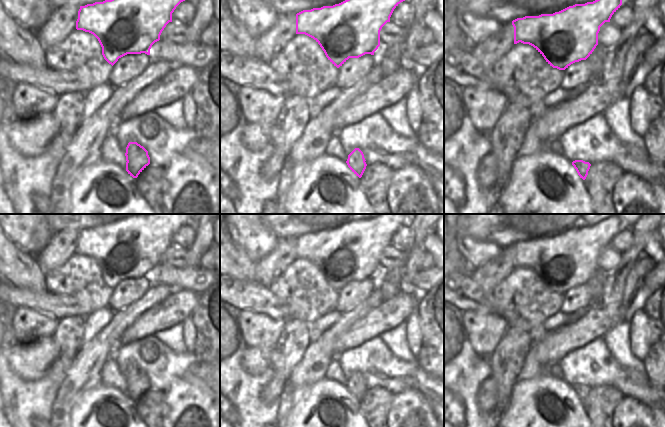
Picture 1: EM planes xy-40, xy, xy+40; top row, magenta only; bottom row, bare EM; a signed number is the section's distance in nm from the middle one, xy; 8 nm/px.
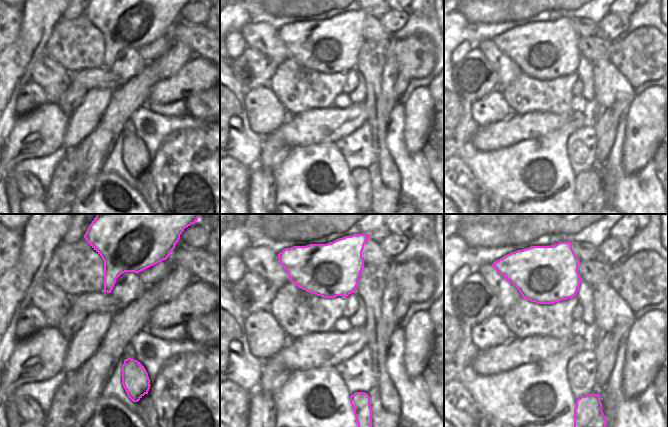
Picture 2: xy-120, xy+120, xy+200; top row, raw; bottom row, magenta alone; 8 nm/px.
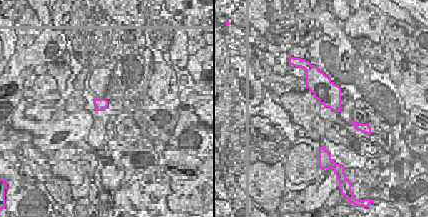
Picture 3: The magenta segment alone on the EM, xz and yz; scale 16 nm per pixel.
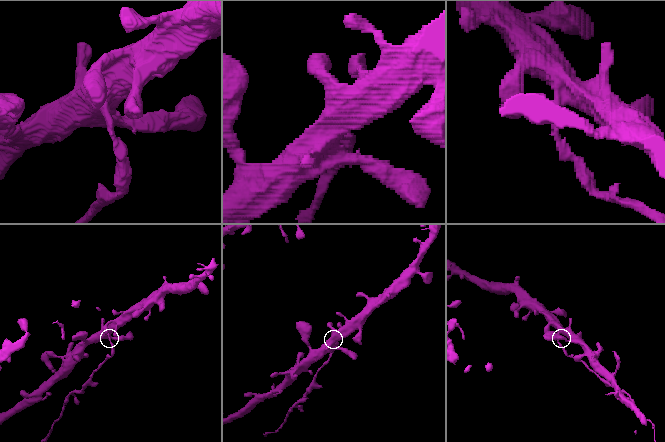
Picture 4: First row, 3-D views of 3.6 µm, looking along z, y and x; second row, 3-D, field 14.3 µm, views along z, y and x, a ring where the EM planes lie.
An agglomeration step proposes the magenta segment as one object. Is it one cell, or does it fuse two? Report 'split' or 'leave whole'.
split

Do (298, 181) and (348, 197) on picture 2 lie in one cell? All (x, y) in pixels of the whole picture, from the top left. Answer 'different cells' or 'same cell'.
same cell

